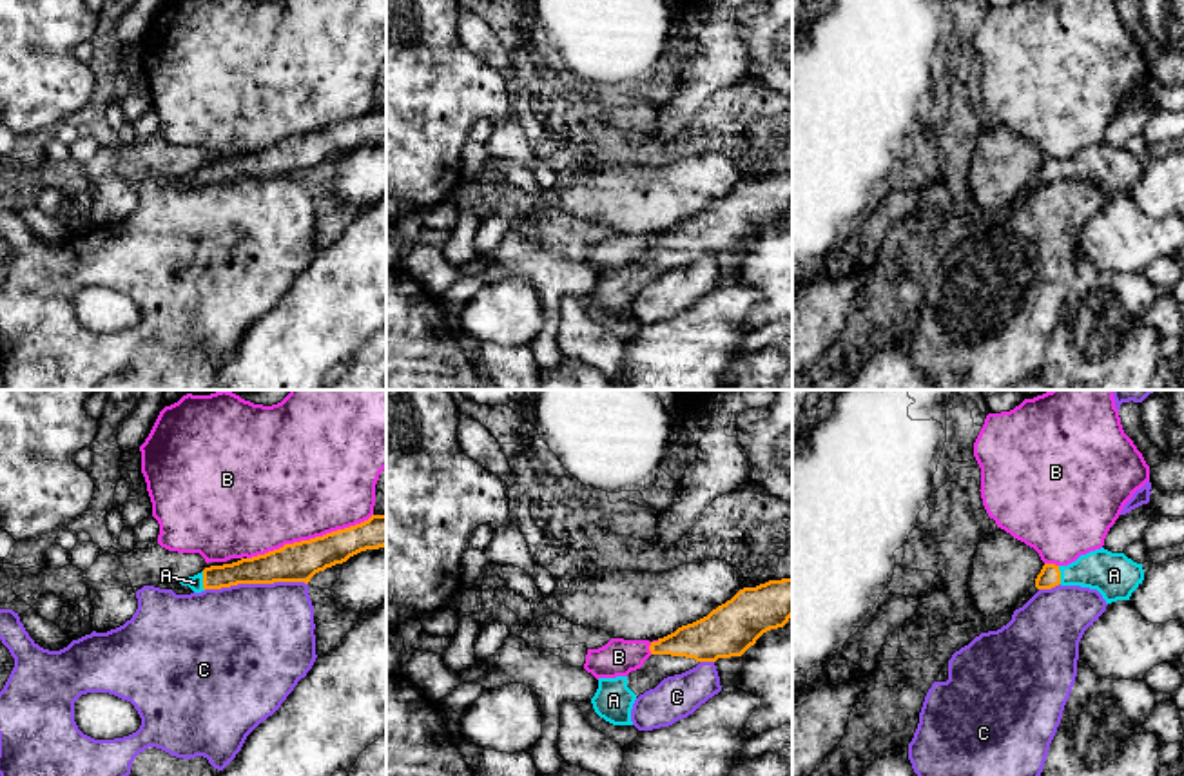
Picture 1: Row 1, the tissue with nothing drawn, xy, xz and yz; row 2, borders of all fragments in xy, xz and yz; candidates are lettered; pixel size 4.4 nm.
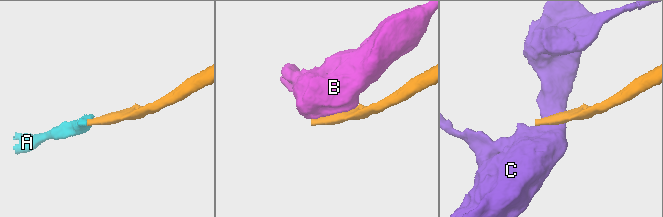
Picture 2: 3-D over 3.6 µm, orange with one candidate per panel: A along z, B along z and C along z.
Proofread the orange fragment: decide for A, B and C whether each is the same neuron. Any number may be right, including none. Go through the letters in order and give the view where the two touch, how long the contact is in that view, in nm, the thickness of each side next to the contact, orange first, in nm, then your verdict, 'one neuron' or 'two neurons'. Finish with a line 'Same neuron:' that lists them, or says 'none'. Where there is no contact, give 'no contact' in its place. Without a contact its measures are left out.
A: meets orange in xy; contact 90 nm long; 130 nm thick on the orange side, 70 nm on the other; one neuron
B: meets orange in xy; contact 600 nm long; 180 nm thick on the orange side, 500 nm on the other; two neurons
C: meets orange in xy; contact 460 nm long; 180 nm thick on the orange side, 500 nm on the other; two neurons
Same neuron: A

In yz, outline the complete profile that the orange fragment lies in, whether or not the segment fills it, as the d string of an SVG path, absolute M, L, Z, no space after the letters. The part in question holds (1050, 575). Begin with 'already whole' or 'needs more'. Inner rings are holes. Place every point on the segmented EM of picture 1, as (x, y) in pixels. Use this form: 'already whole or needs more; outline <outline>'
needs more; outline M1104 548L1081 555L1068 566L1044 564L1035 578L1037 589L1055 586L1081 586L1097 589L1106 604L1130 600L1142 584L1142 564L1133 562L1124 553L1111 553Z

